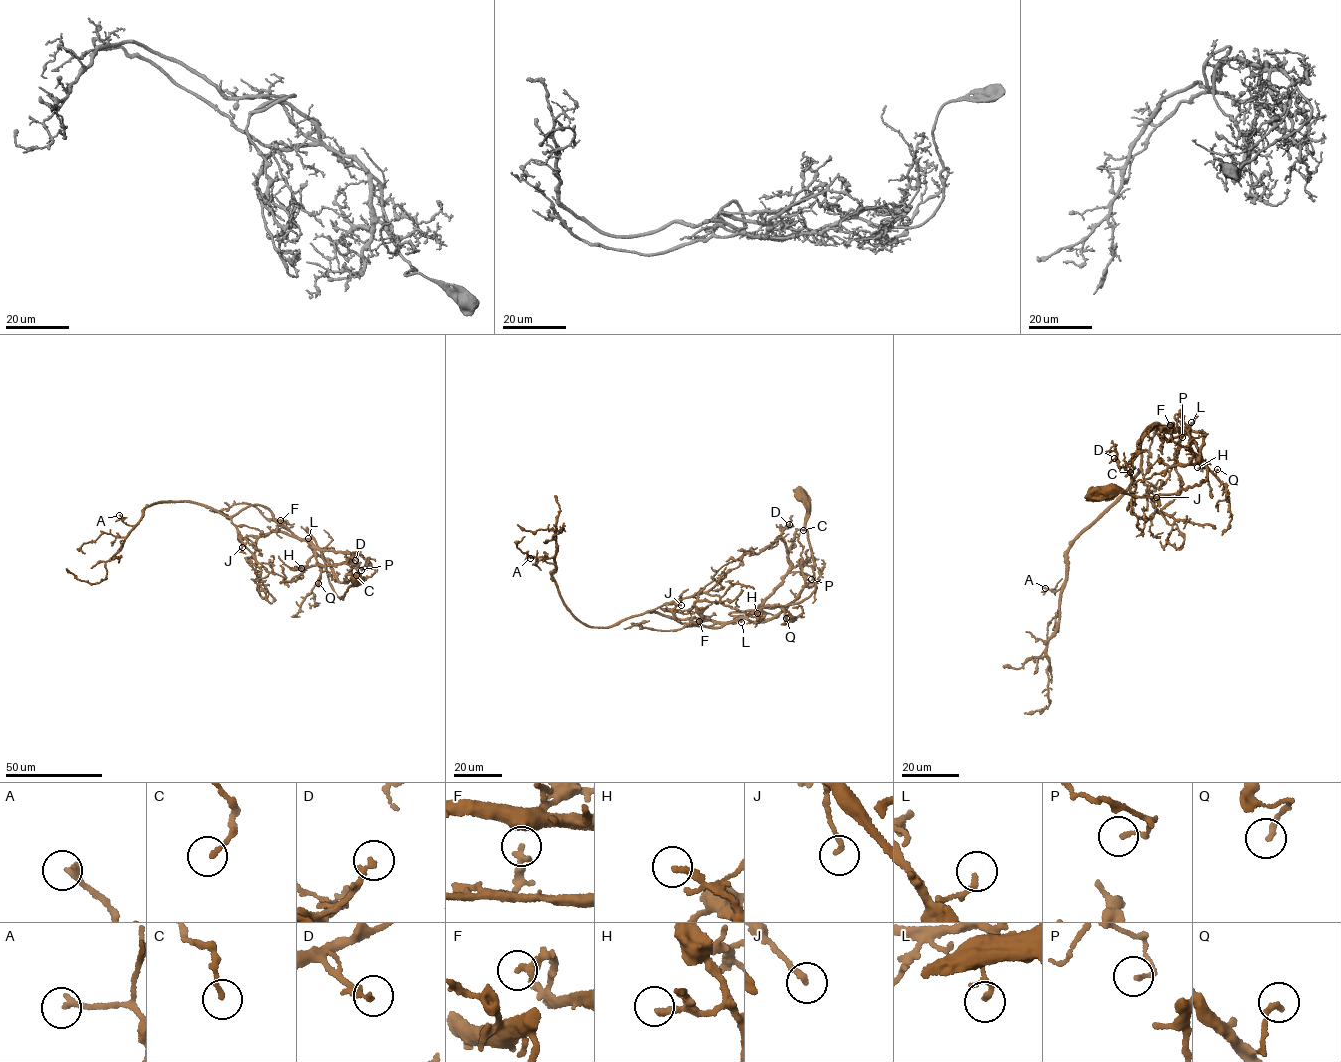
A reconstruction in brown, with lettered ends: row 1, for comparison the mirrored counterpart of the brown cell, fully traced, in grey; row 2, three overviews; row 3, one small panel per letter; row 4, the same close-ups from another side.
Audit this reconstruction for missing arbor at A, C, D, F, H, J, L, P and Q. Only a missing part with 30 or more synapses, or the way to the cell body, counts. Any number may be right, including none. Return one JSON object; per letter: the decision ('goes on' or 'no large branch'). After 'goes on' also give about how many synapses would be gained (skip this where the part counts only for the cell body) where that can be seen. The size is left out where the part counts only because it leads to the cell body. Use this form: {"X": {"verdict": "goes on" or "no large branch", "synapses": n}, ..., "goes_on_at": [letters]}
{"A": {"verdict": "no large branch"}, "C": {"verdict": "no large branch"}, "D": {"verdict": "no large branch"}, "F": {"verdict": "no large branch"}, "H": {"verdict": "no large branch"}, "J": {"verdict": "no large branch"}, "L": {"verdict": "no large branch"}, "P": {"verdict": "no large branch"}, "Q": {"verdict": "no large branch"}, "goes_on_at": []}

